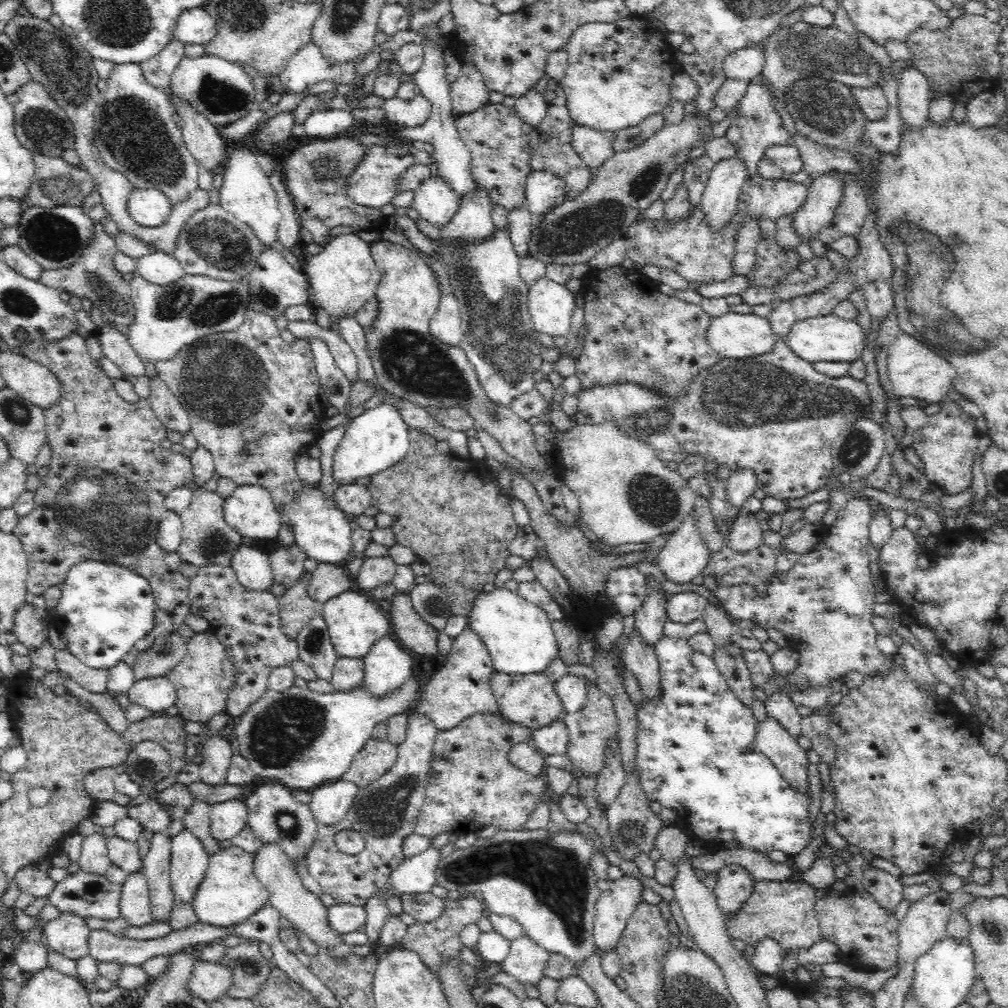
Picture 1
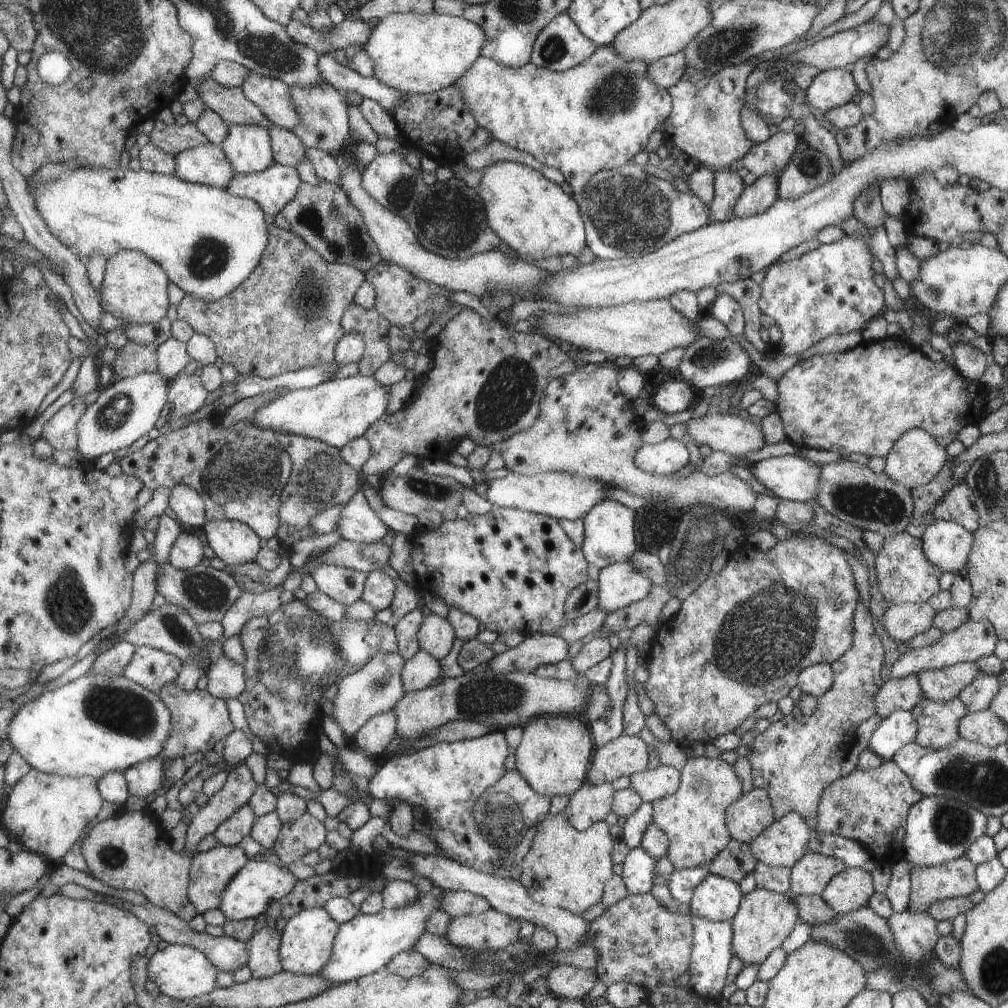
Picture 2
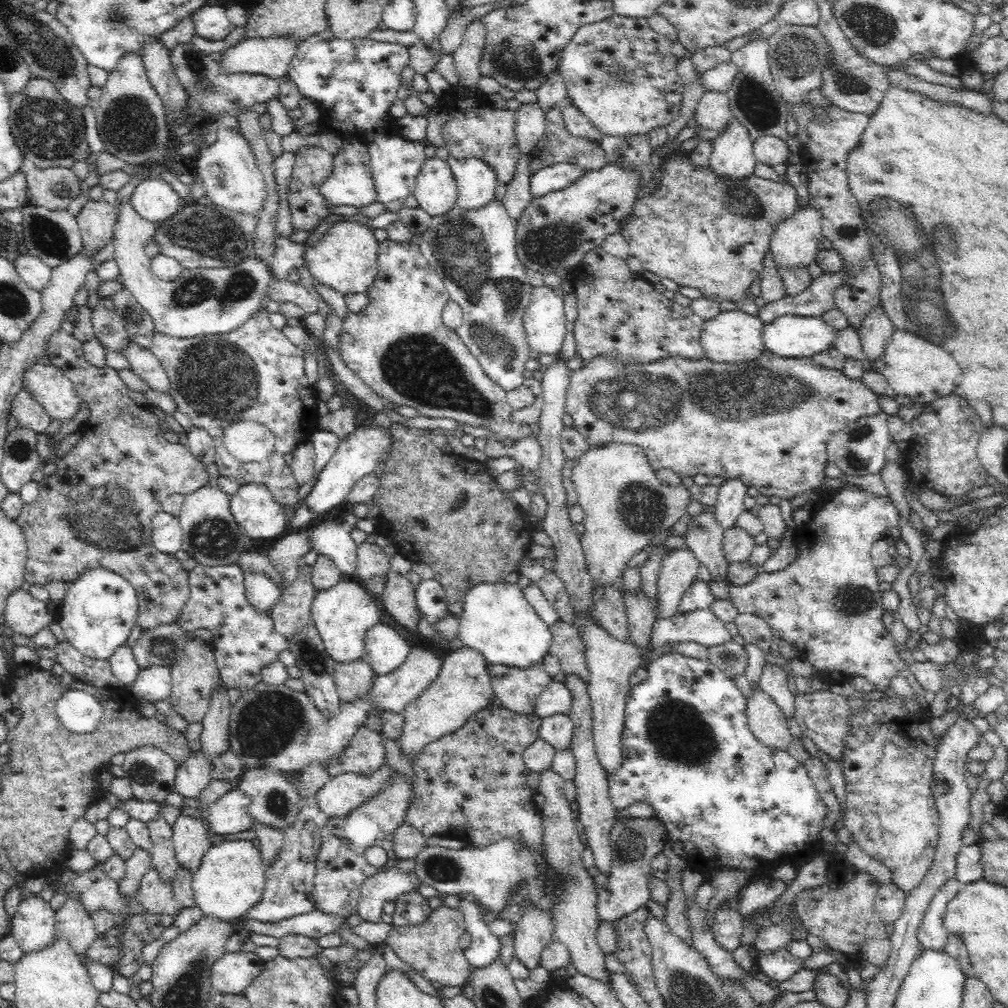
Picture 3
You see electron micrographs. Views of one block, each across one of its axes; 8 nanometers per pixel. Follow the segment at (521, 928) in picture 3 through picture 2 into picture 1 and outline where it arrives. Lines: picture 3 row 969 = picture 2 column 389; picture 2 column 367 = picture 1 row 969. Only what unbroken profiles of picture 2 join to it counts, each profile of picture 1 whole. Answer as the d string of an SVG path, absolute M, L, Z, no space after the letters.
M526 934L514 941L510 941L508 957L502 962L504 970L514 978L530 984L538 984L544 976L550 952L544 950Z

